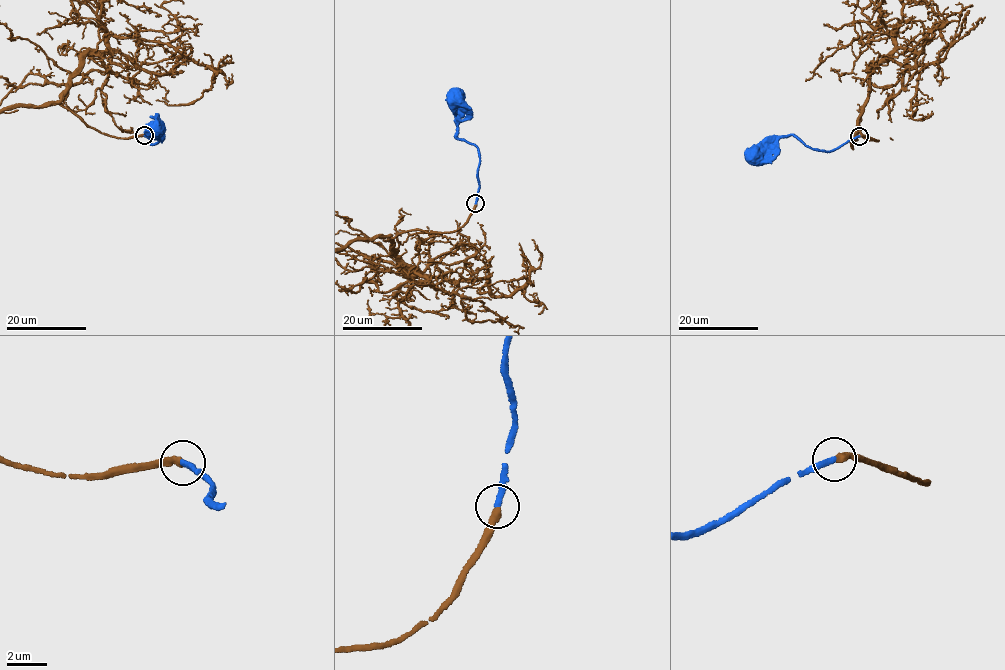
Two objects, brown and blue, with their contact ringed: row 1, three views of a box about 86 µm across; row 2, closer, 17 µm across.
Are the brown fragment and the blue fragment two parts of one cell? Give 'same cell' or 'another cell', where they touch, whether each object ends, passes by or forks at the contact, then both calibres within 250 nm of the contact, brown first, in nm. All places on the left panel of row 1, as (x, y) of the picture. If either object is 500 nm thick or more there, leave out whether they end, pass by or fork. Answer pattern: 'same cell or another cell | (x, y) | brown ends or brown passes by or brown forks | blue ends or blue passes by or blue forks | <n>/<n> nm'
same cell | (144, 135) | brown ends | blue ends | 320/280 nm

